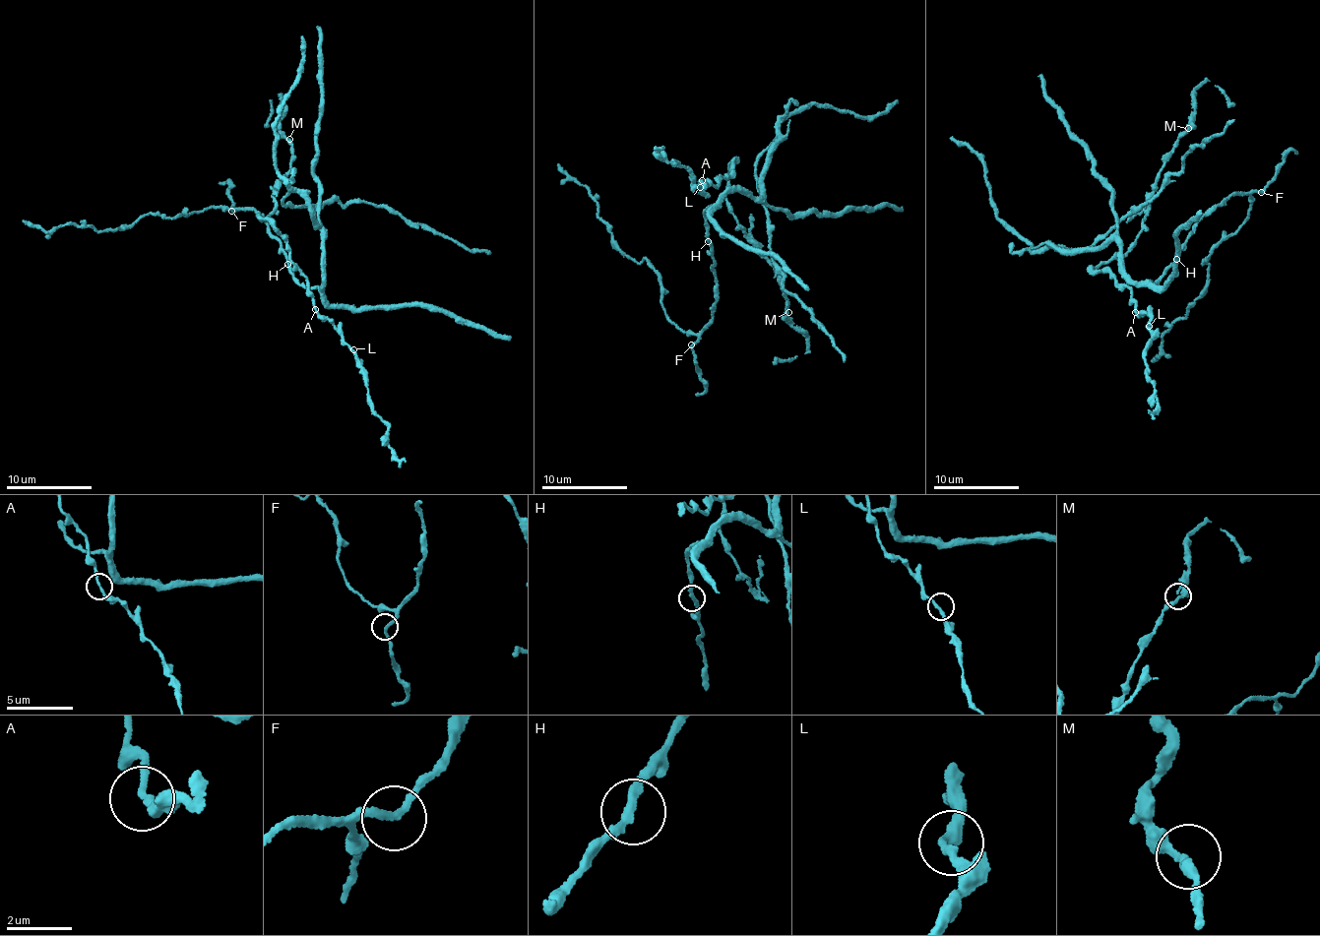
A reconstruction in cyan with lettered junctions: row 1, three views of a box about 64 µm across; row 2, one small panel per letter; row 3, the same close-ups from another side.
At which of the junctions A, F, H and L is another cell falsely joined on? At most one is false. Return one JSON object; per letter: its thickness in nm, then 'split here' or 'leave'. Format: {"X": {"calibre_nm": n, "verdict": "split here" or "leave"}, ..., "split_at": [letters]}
{"A": {"calibre_nm": 200, "verdict": "leave"}, "F": {"calibre_nm": 190, "verdict": "leave"}, "H": {"calibre_nm": 220, "verdict": "leave"}, "L": {"calibre_nm": 240, "verdict": "leave"}, "split_at": []}

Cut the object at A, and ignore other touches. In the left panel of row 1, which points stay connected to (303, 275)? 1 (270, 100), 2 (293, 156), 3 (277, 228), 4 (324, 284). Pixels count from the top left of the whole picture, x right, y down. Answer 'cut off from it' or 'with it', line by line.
1: with it
2: with it
3: with it
4: cut off from it

